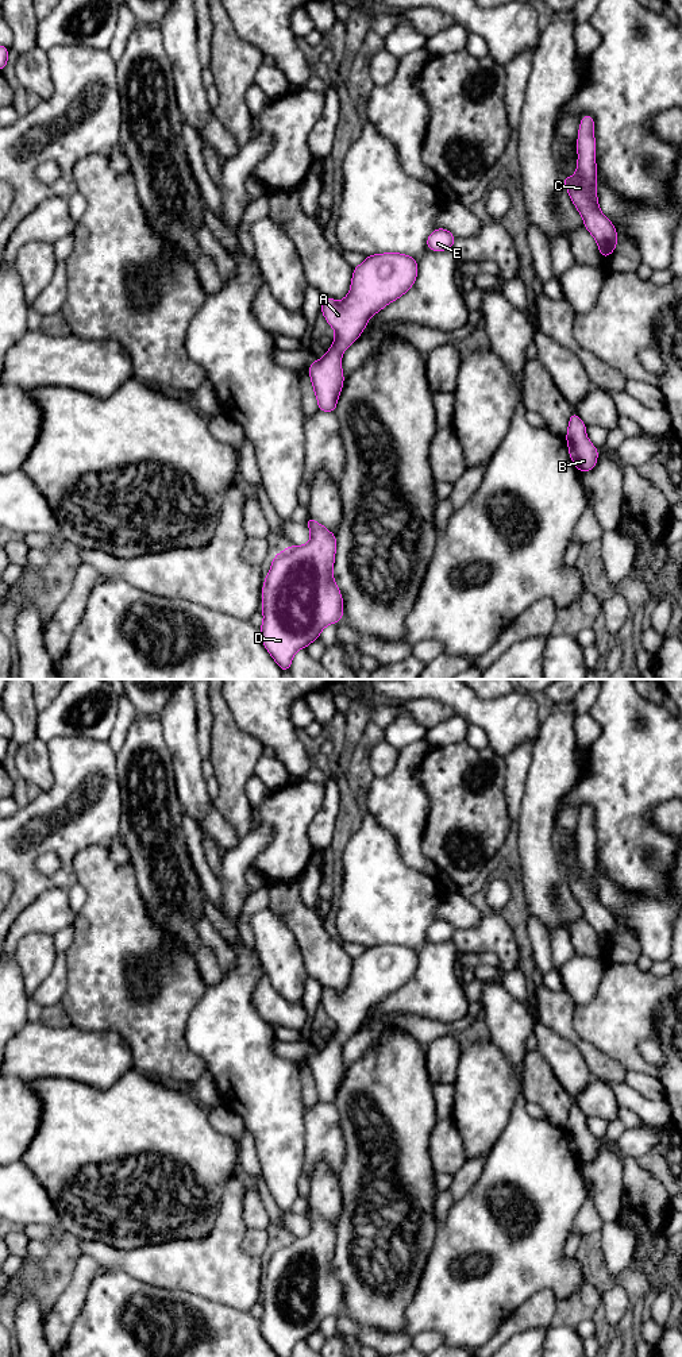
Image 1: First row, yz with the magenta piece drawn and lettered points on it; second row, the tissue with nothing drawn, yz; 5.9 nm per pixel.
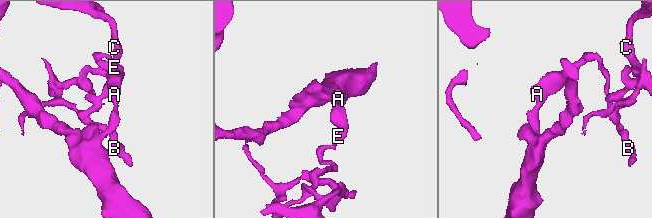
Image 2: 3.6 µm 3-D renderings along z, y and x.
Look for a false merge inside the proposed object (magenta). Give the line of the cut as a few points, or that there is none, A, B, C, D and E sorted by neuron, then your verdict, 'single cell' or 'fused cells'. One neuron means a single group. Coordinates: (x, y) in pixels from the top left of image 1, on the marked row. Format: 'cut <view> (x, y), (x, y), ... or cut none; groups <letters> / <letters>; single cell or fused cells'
cut none; groups A B C D E; single cell

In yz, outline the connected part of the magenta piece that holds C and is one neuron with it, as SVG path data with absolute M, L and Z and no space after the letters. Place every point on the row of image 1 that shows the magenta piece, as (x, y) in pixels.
M583 115L581 119L577 153L577 171L573 177L563 176L563 184L583 219L585 228L596 239L604 259L617 246L617 230L598 207L594 120L592 115Z

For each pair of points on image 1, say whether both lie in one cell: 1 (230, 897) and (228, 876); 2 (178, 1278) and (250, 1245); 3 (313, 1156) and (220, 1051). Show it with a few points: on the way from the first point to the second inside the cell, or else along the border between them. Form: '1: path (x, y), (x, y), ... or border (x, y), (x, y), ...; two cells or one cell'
1: path (230, 891), (230, 882); one cell
2: border (246, 1230), (243, 1249), (259, 1257); two cells
3: border (305, 1114), (305, 1157), (301, 1169); two cells

